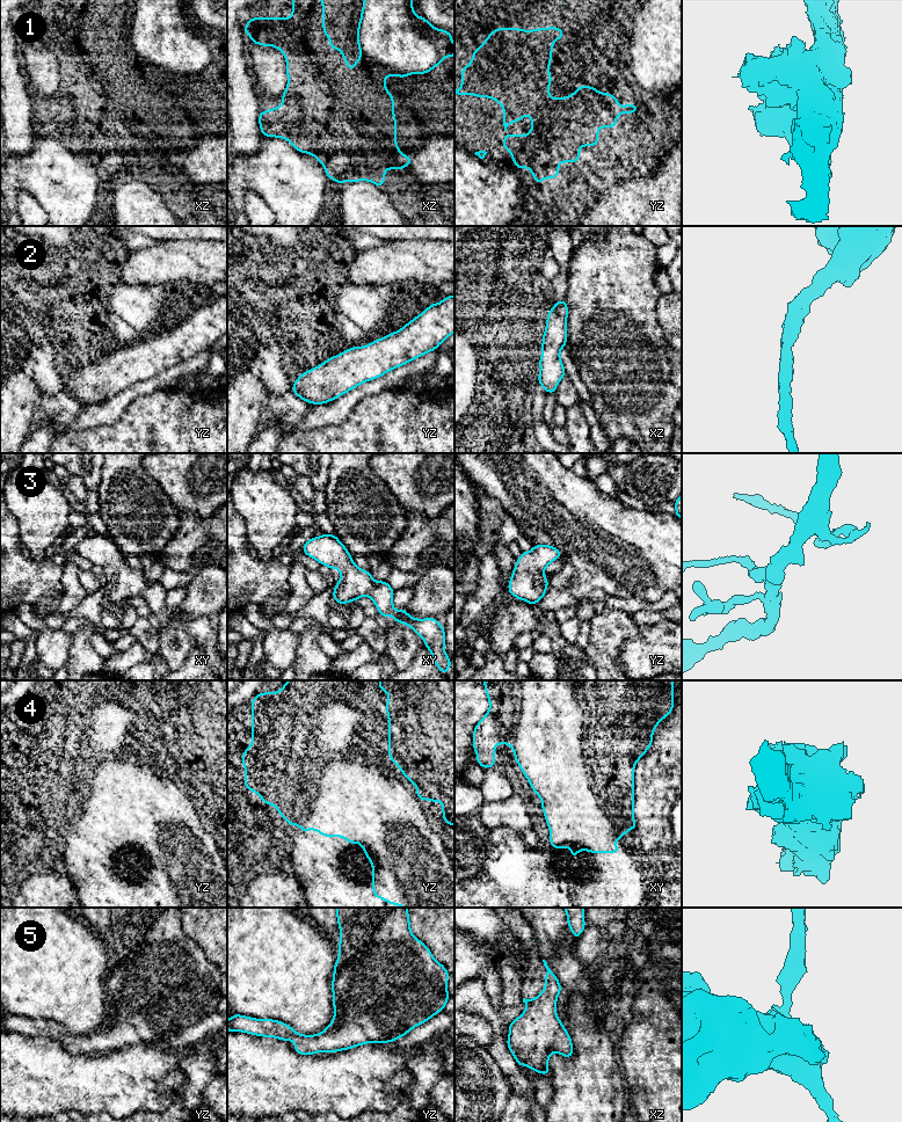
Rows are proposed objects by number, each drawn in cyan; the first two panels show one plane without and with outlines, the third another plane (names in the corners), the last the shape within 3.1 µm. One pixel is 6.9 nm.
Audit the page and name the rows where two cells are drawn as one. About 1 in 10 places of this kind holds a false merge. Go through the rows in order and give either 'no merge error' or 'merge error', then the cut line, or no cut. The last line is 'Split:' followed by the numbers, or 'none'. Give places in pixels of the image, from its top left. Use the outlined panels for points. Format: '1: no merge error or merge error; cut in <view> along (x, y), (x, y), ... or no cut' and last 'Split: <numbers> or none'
1: no merge error; no cut
2: no merge error; no cut
3: no merge error; no cut
4: no merge error; no cut
5: no merge error; no cut
Split: none

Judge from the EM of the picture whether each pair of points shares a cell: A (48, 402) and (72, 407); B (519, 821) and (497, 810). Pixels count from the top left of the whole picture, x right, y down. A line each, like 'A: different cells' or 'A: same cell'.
A: same cell
B: same cell

